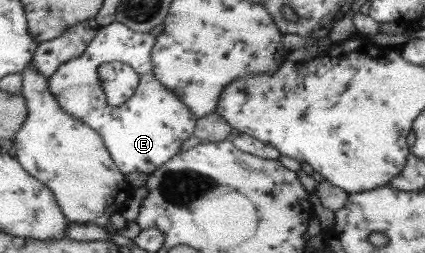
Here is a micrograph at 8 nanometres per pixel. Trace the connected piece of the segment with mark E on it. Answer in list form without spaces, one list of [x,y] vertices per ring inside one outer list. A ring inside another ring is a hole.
[[[114,21],[100,28],[98,34],[93,37],[82,56],[65,62],[48,78],[48,89],[57,99],[59,106],[67,114],[83,122],[83,124],[99,134],[99,137],[103,139],[106,148],[110,152],[115,166],[124,175],[129,174],[129,172],[145,172],[145,174],[150,175],[181,150],[181,144],[193,135],[197,123],[197,116],[190,111],[190,108],[155,78],[153,63],[151,63],[155,41],[155,37],[149,33],[131,30],[127,26]],[[111,62],[121,62],[131,66],[131,69],[140,78],[139,89],[133,93],[133,96],[127,102],[116,107],[110,107],[107,104],[106,94],[103,92],[98,75],[99,66]]]

